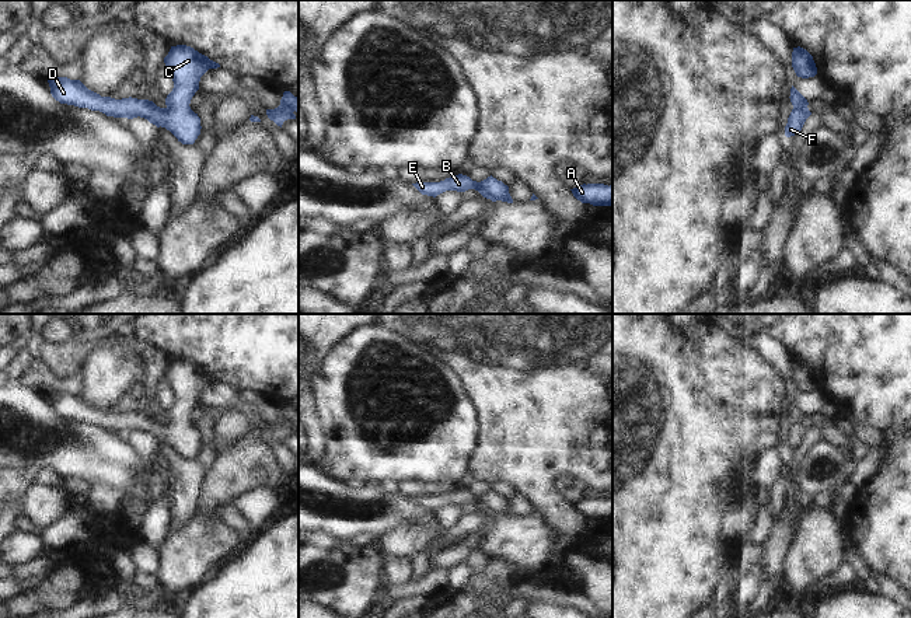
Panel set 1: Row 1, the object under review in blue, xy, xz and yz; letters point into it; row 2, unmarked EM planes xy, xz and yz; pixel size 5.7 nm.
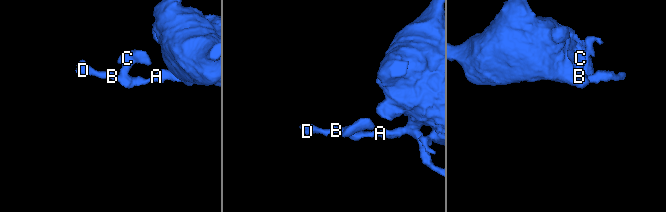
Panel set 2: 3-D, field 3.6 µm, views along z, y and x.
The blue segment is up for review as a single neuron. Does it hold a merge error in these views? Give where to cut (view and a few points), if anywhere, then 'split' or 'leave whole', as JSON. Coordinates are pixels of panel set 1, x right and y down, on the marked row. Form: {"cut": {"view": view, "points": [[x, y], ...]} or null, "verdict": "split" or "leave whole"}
{"cut": null, "verdict": "leave whole"}

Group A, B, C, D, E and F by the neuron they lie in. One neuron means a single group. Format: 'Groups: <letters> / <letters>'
Groups: A B C D E F

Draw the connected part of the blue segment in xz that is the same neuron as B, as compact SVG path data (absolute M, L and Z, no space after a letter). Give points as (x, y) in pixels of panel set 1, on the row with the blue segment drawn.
M458 174L450 178L446 178L440 182L416 182L412 184L422 195L433 196L446 192L446 191L457 191L465 192L468 189L478 191L484 198L491 199L492 202L502 200L507 203L513 203L513 199L509 193L509 186L502 181L498 181L492 175L486 179L477 182L470 177Z

